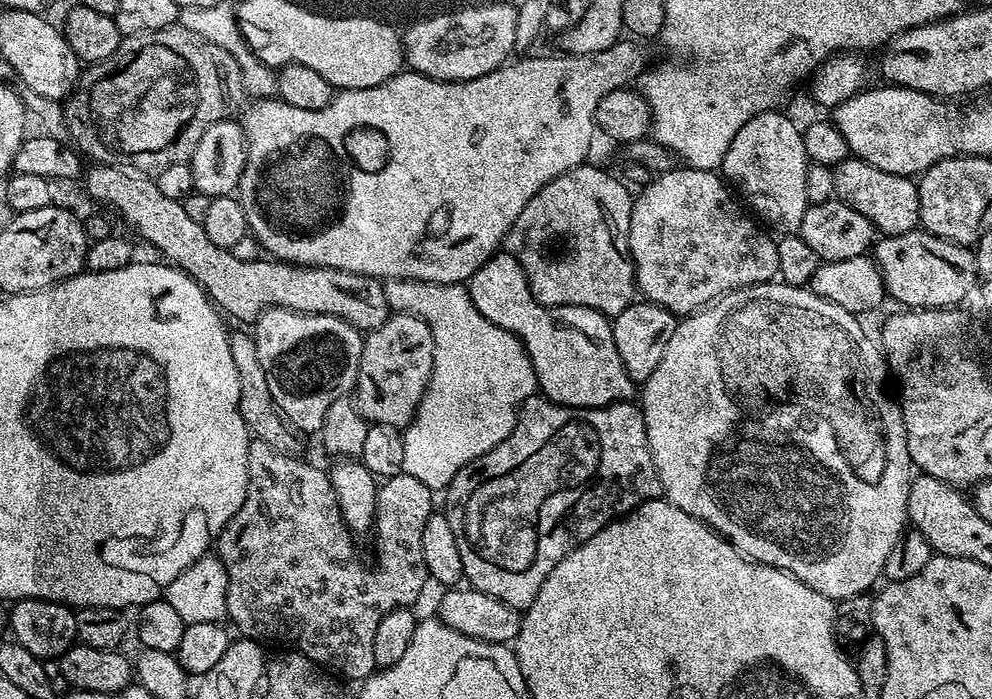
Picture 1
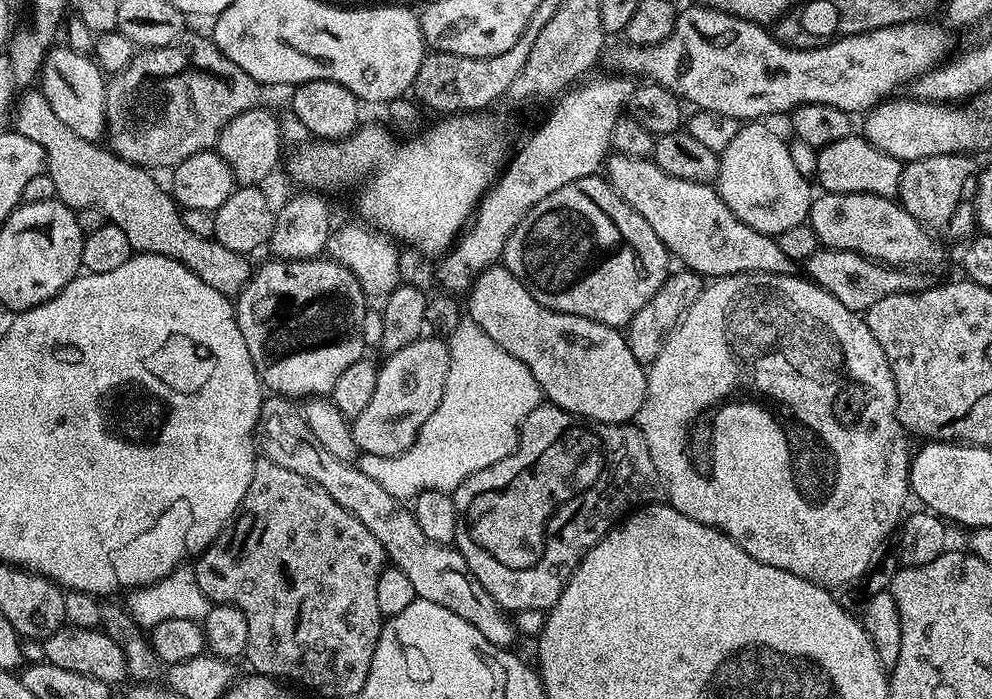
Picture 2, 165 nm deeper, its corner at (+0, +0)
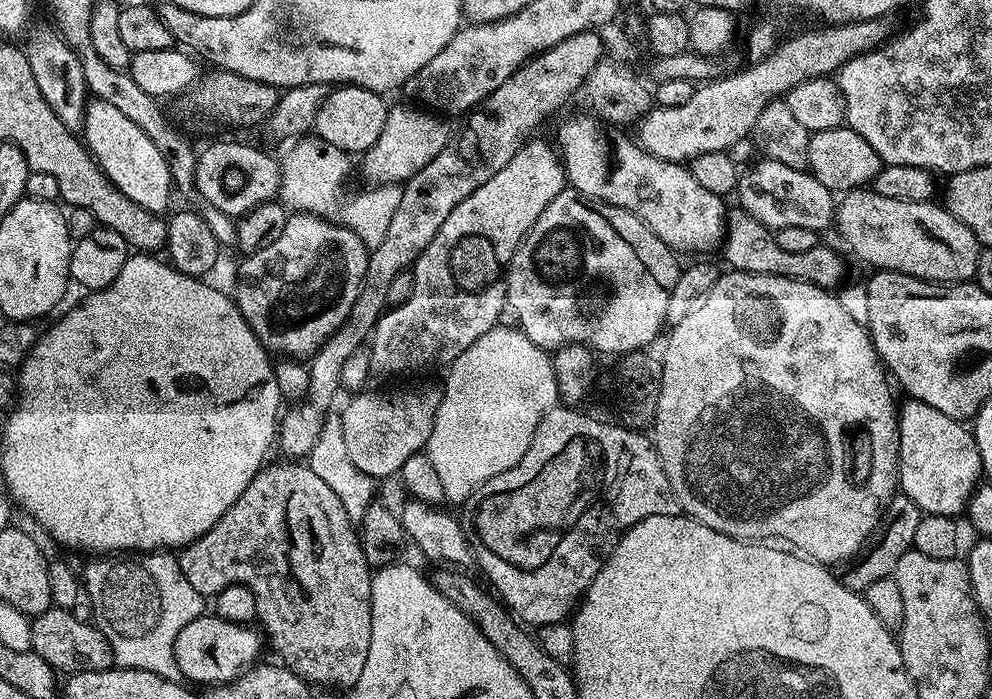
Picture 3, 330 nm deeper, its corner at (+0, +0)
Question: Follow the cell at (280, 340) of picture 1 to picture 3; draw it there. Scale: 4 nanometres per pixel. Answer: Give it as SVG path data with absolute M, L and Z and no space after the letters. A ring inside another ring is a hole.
M312 214L289 215L286 230L282 230L278 242L270 242L270 246L243 257L234 291L236 307L260 343L269 353L284 352L280 354L288 358L315 354L345 324L354 302L360 297L370 251L351 228L308 215Z

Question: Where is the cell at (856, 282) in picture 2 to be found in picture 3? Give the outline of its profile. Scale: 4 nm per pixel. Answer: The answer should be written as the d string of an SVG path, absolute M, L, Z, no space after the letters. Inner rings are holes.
M737 210L728 217L722 253L724 252L725 262L729 264L727 267L737 272L753 272L763 276L788 276L791 280L804 280L806 283L814 285L815 288L832 290L835 289L832 287L840 280L840 256L834 249L827 248L826 244L818 243L814 246L814 250L805 250L802 254L789 254L786 250L782 250L782 246L778 246L773 229L754 219L750 213Z

